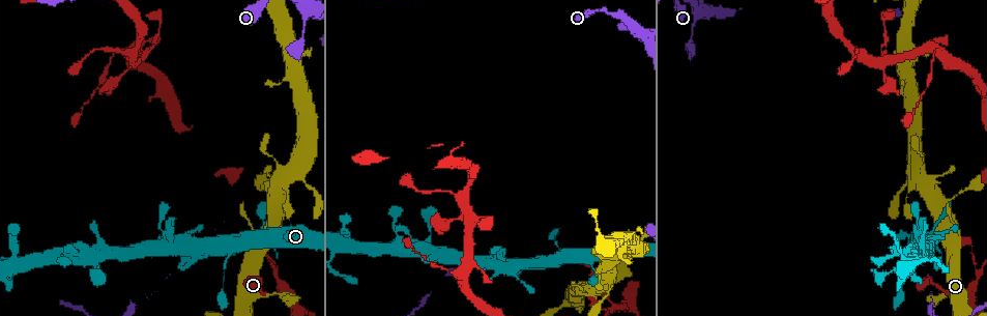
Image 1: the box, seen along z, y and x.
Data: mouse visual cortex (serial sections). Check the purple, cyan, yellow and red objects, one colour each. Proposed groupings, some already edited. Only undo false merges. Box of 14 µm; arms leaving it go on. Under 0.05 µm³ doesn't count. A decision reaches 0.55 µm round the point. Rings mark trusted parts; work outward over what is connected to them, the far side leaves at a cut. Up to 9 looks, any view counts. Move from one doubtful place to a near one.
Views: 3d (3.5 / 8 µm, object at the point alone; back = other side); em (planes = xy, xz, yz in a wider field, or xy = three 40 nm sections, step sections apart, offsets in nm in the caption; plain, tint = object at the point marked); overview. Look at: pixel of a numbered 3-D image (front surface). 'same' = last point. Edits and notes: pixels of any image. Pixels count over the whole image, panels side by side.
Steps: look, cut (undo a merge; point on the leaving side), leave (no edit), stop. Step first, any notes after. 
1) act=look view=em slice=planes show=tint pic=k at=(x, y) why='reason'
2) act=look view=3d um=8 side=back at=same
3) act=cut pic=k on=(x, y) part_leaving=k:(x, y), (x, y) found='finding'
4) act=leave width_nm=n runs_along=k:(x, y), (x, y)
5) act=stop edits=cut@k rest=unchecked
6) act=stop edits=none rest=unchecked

act=look view=3d um=3.5 pic=1 at=(616, 303) why='three arms meet'

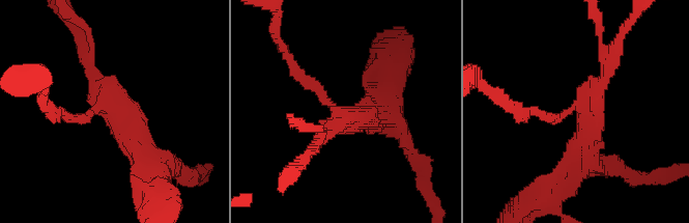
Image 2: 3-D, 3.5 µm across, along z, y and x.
act=look view=em slice=xy step=5 show=tint pic=2 at=(580, 101) arms=3 arm_widths_nm=150,200,350 why='need the tissue'

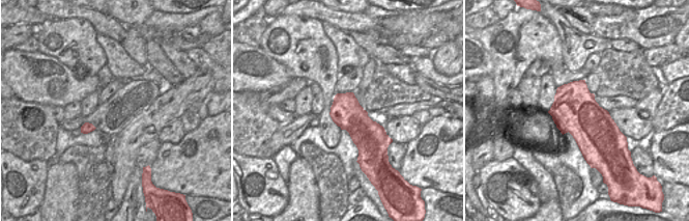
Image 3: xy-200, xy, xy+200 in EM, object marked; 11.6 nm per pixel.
act=leave runs_along=2:(294, 70), (348, 120), (377, 117) found='one cell here'

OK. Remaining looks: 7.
act=look view=3d um=3.5 pic=1 at=(925, 175) why='thin neck'

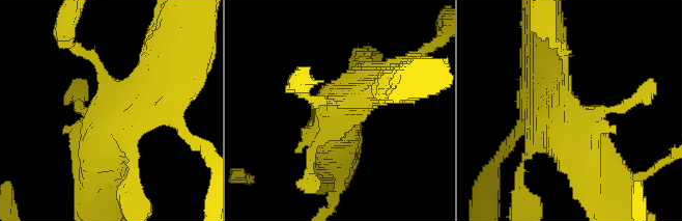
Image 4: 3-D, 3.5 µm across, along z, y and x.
act=look view=em slice=xy step=1 show=tint pic=4 at=(567, 109)

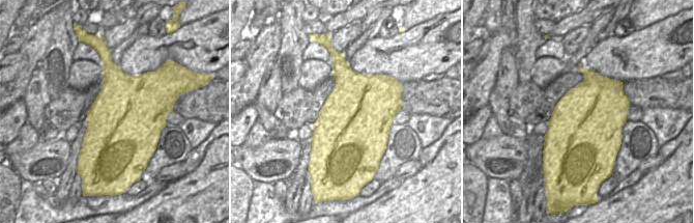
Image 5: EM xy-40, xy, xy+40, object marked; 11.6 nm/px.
act=leave runs_along=4:(103, 174), (103, 145), (170, 70) found='continuous, no second cell'

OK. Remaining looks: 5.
act=look view=3d um=3.5 side=back pic=1 at=(177, 246) why='thin arm on a thick one'

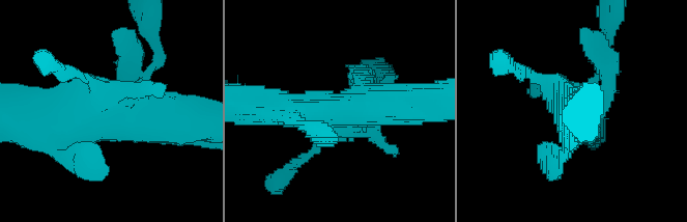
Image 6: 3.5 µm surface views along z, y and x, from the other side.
act=look view=em slice=planes show=tint pic=6 at=(345, 108)

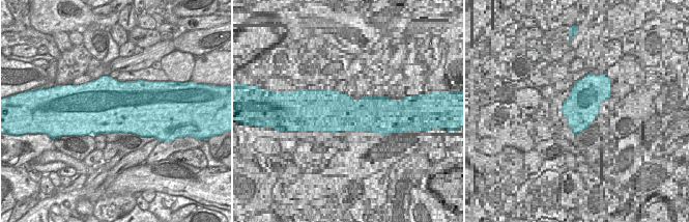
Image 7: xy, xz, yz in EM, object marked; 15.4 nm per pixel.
act=leave runs_along=6:(22, 120), (166, 120) found='one cell here'

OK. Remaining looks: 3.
act=look view=3d um=3.5 pic=1 at=(346, 241) why='four or more arms meet'

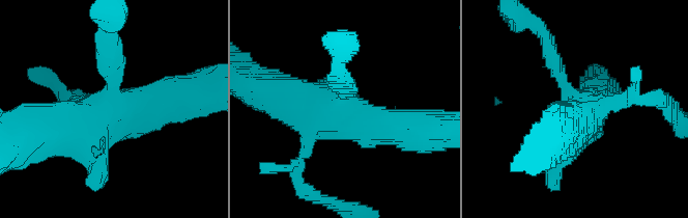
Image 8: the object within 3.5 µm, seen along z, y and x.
act=look view=em slice=xy step=2 show=tint pic=8 at=(345, 102) why='now the EM'

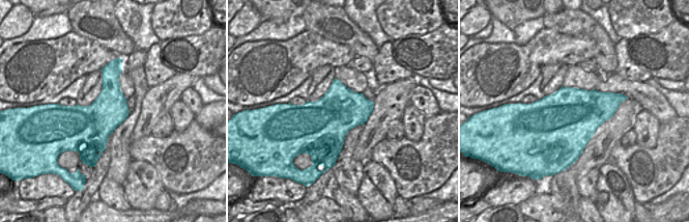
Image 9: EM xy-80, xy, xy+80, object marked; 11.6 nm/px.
act=leave runs_along=8:(392, 126), (325, 117), (296, 173) found='continuous, no second cell'

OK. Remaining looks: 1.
act=stop edits=none rest=unchecked

